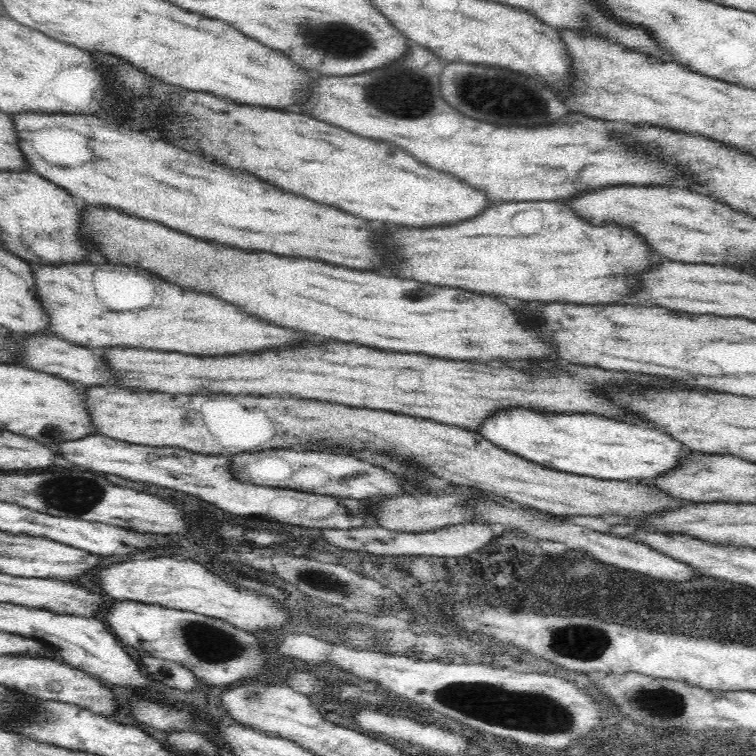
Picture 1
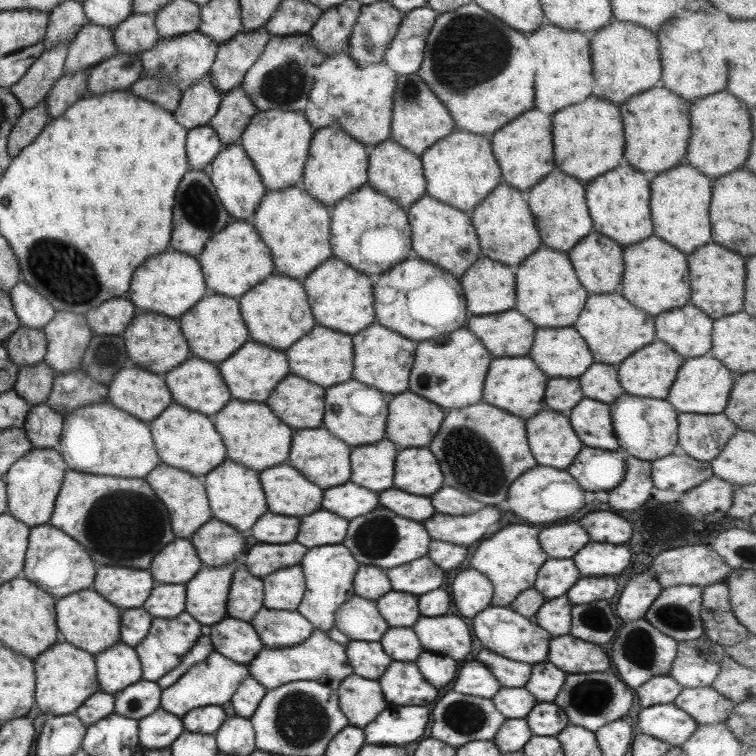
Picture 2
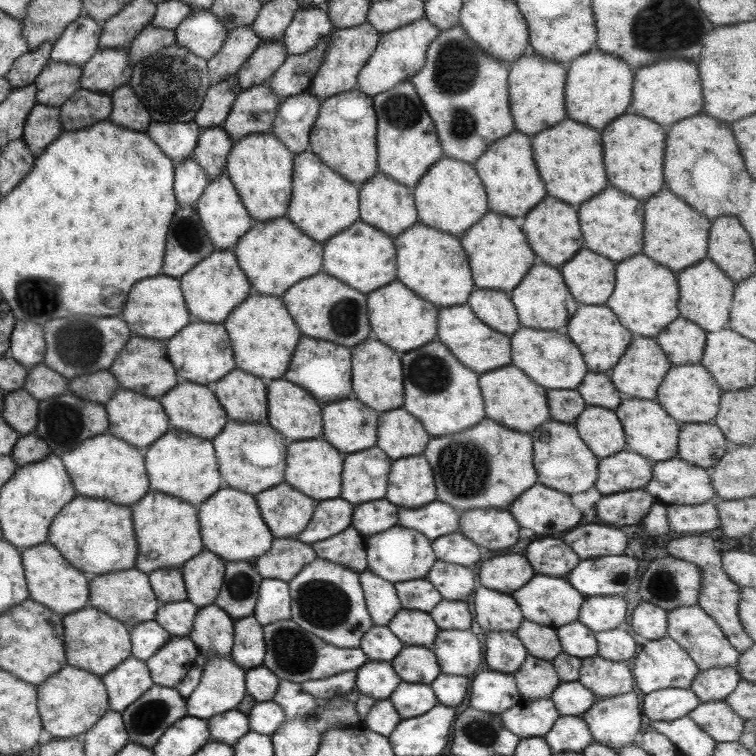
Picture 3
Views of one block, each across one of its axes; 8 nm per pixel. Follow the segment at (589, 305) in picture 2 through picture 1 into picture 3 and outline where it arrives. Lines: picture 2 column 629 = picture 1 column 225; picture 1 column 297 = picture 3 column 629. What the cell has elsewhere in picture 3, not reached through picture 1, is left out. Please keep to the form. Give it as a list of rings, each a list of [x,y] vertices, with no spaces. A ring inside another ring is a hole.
[[[581,304],[577,306],[577,310],[567,321],[567,326],[563,331],[579,348],[579,352],[583,354],[583,360],[587,364],[587,370],[591,370],[591,372],[605,372],[605,370],[613,368],[613,364],[623,356],[625,349],[629,346],[629,340],[633,336],[621,326],[610,308]]]

